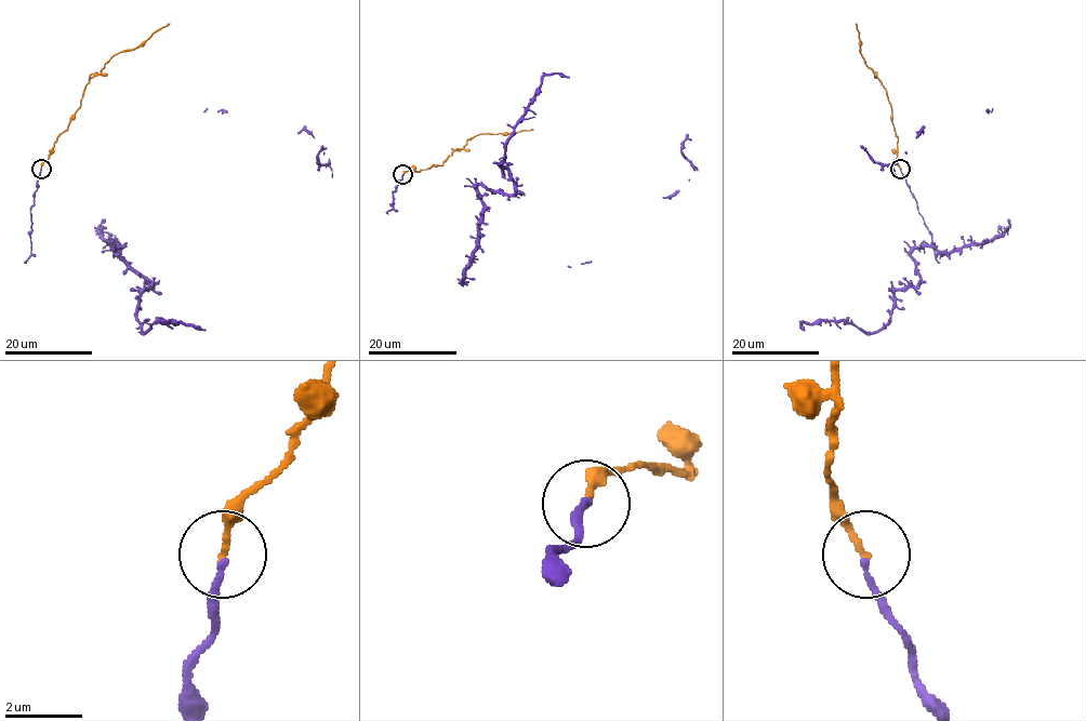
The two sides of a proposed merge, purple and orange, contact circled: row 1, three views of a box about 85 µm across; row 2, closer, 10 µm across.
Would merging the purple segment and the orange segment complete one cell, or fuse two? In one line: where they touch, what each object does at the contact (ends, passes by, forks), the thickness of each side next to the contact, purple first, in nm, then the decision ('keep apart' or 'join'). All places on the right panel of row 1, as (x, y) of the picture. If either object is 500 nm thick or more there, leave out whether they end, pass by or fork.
place (900, 169); purple ends; orange ends; calibres 160 and 150 nm; join

